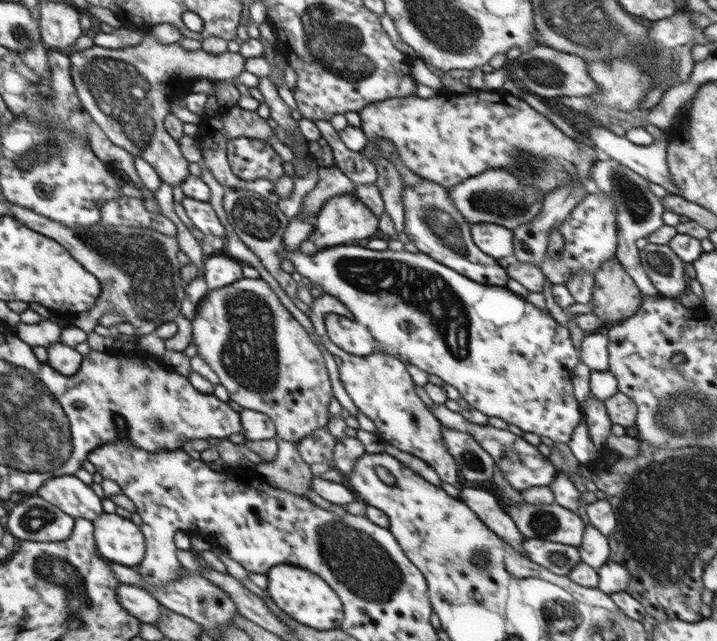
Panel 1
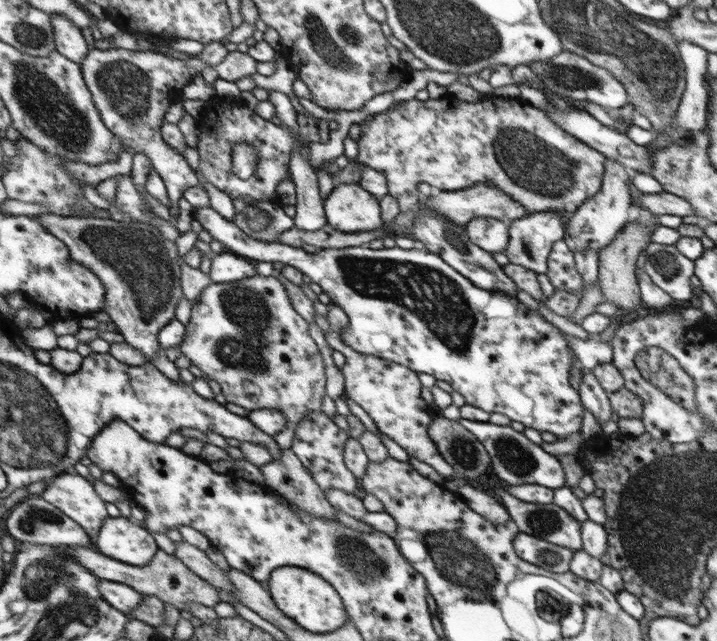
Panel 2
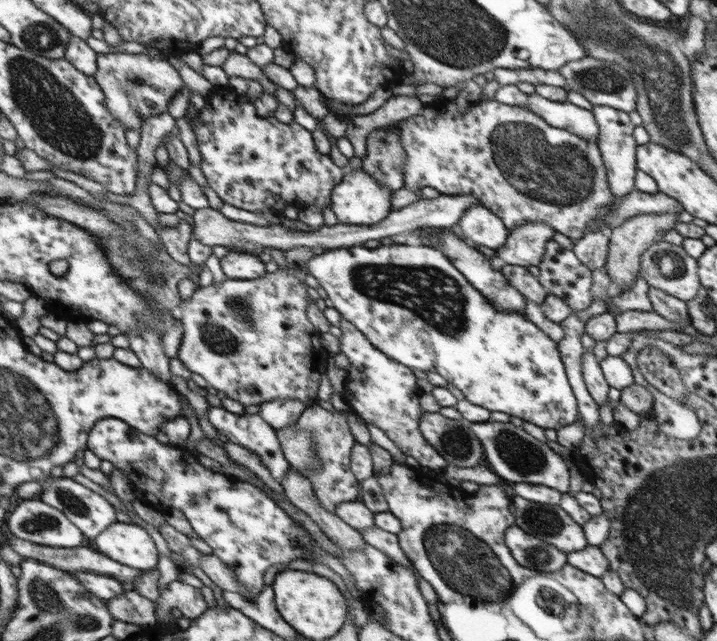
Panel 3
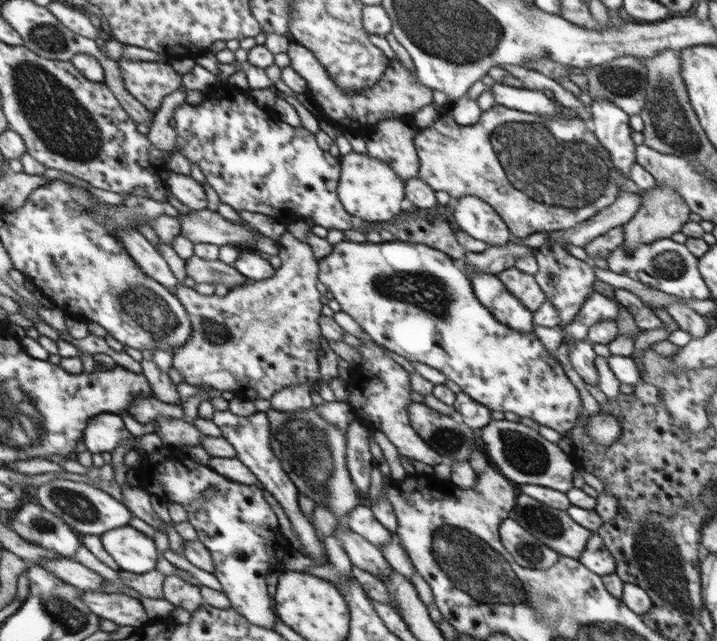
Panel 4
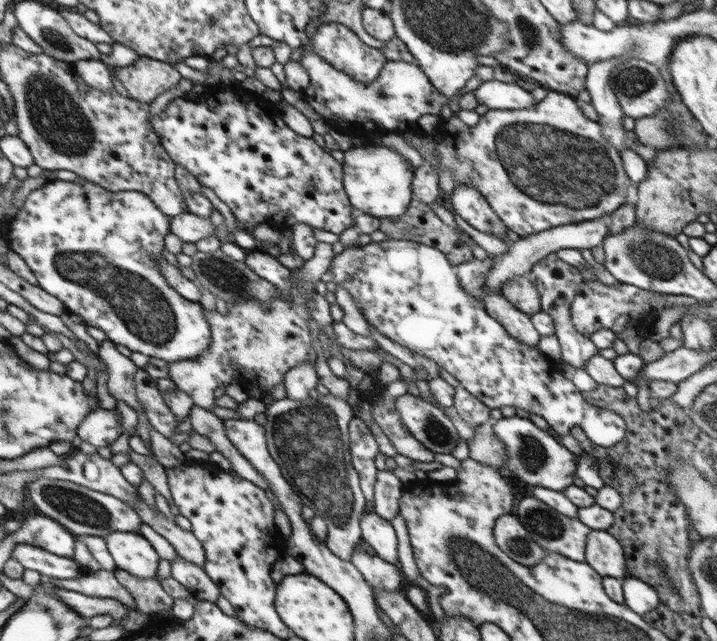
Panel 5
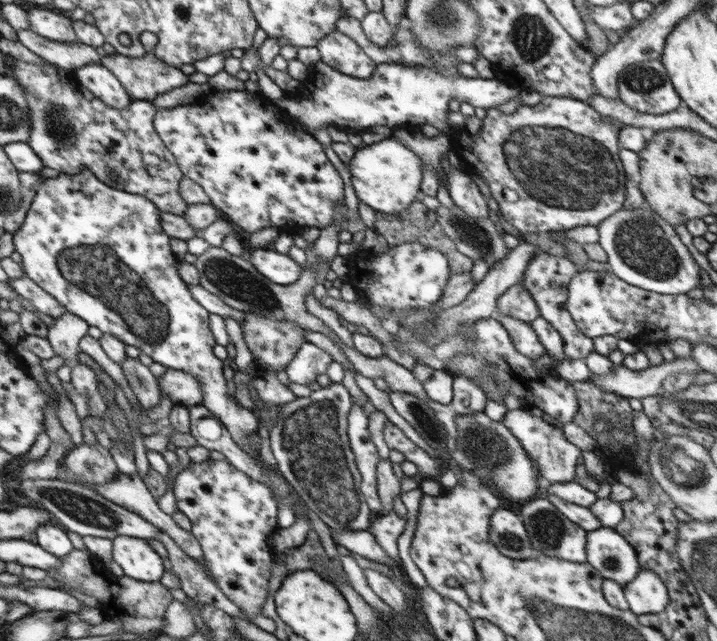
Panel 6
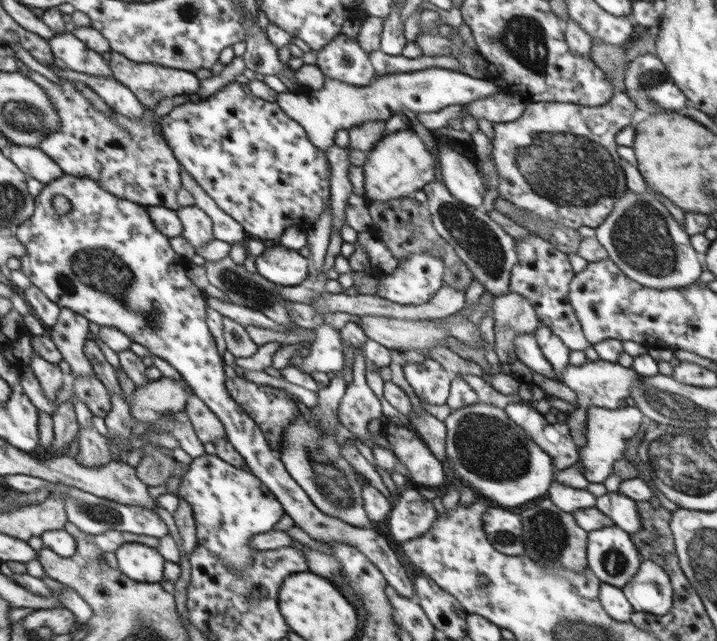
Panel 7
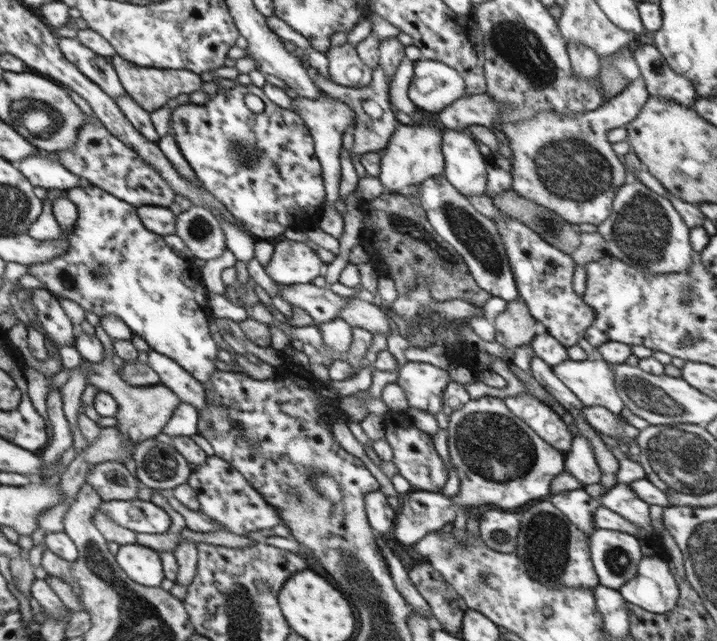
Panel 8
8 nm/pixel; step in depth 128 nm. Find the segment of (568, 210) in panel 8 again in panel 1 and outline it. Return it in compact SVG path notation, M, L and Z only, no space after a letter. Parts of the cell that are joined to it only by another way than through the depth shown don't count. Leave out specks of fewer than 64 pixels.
M504 90L474 91L468 95L442 92L428 99L418 95L387 98L365 106L359 115L360 128L367 138L363 152L376 166L378 176L375 184L380 190L385 211L390 215L398 233L405 229L405 206L402 200L402 184L404 183L394 164L378 149L376 140L392 142L406 168L420 178L435 182L446 189L460 185L462 181L478 176L488 168L505 168L522 181L526 181L528 187L542 191L544 196L556 191L556 187L560 187L562 182L569 182L569 180L579 180L582 185L587 186L587 189L593 187L591 168L597 161L595 148L564 135L545 115L530 107L526 101Z

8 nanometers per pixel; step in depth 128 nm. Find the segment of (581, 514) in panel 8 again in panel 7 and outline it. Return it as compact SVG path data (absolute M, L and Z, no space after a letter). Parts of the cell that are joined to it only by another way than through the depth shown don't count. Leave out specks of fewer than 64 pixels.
M568 479L553 480L546 497L550 499L560 510L572 513L573 510L592 508L597 498L586 488L578 489L566 485Z

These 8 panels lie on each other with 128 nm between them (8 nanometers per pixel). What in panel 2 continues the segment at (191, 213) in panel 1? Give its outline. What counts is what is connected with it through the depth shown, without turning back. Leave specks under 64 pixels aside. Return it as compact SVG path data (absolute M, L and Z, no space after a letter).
M210 206L194 207L193 212L195 220L212 233L213 239L230 248L232 253L255 263L282 262L294 266L312 282L319 284L331 303L339 306L348 318L348 325L342 327L340 338L355 351L376 355L444 380L460 392L466 404L483 412L503 414L526 428L540 433L549 432L560 440L580 432L584 408L579 393L572 389L569 379L572 341L566 340L560 329L516 297L500 291L480 290L446 264L439 254L421 246L409 250L400 247L375 250L368 246L354 246L308 253L278 241L256 240Z

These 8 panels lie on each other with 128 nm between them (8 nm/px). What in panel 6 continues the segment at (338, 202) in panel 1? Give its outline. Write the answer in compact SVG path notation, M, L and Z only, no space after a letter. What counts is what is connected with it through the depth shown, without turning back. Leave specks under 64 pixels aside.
M386 137L371 145L364 145L355 152L349 164L352 185L358 200L374 211L394 214L408 208L418 200L425 164L421 154L411 151L403 142Z

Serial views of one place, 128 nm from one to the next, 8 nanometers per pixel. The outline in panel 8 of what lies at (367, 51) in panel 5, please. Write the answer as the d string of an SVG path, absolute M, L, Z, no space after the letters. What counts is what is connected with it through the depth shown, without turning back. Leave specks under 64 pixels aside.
M348 42L343 46L331 47L326 52L332 81L348 88L360 88L370 84L373 69L357 54L357 47Z

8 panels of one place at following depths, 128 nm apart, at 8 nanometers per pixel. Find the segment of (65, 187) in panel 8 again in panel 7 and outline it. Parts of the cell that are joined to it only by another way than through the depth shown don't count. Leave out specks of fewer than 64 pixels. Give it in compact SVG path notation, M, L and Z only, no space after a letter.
M12 144L10 158L20 170L42 184L48 184L60 178L64 173L40 147Z

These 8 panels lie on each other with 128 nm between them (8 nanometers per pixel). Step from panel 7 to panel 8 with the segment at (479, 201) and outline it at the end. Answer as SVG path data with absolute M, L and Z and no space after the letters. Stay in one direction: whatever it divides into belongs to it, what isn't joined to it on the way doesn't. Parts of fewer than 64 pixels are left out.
M468 127L444 129L443 175L462 196L482 196L487 190L487 162Z

